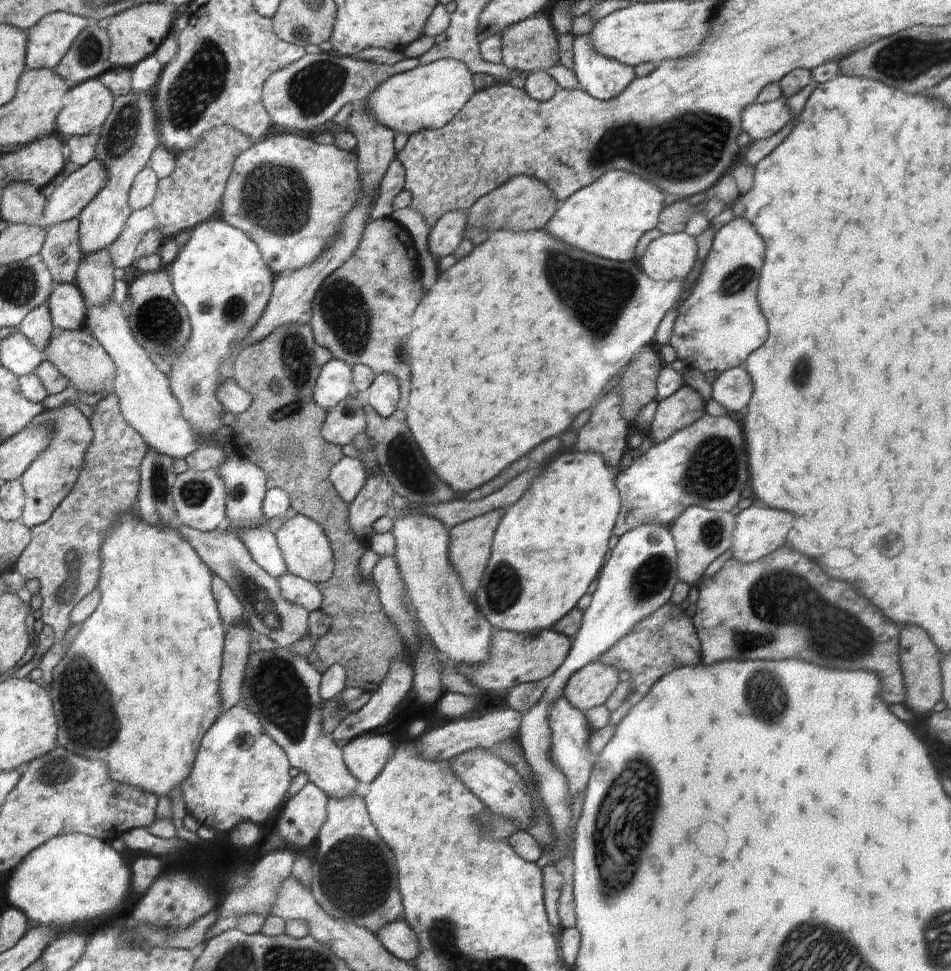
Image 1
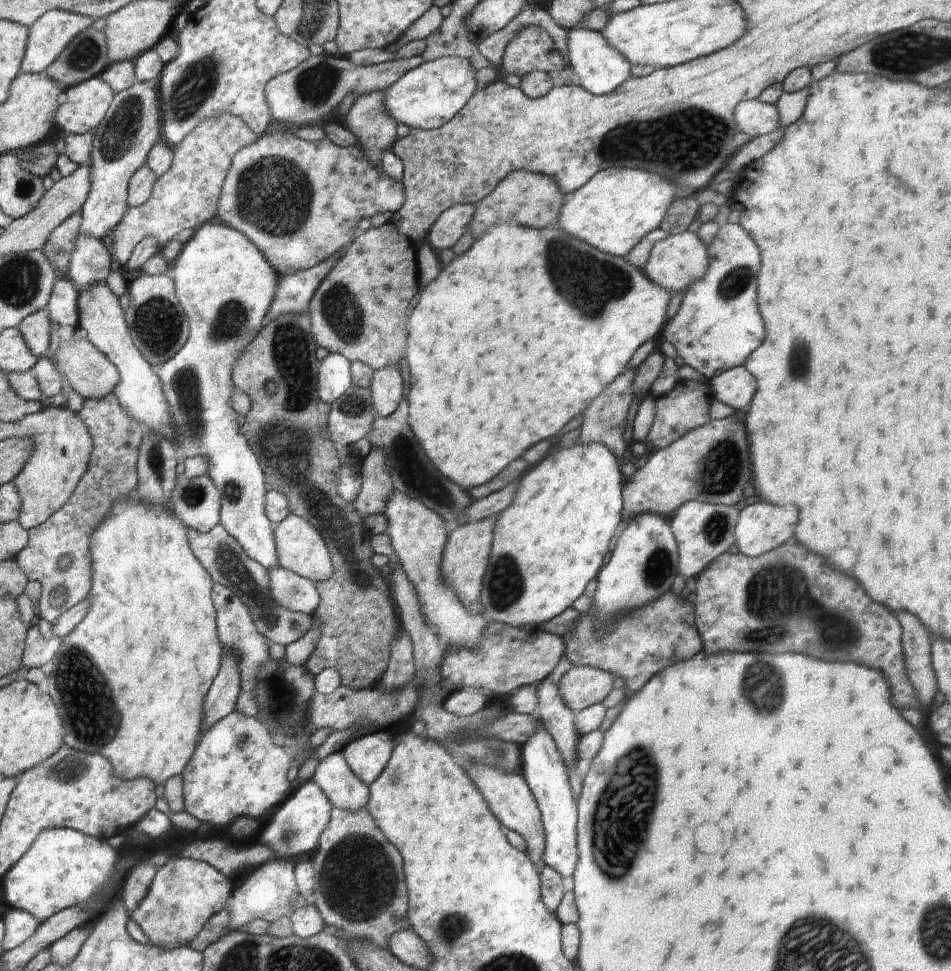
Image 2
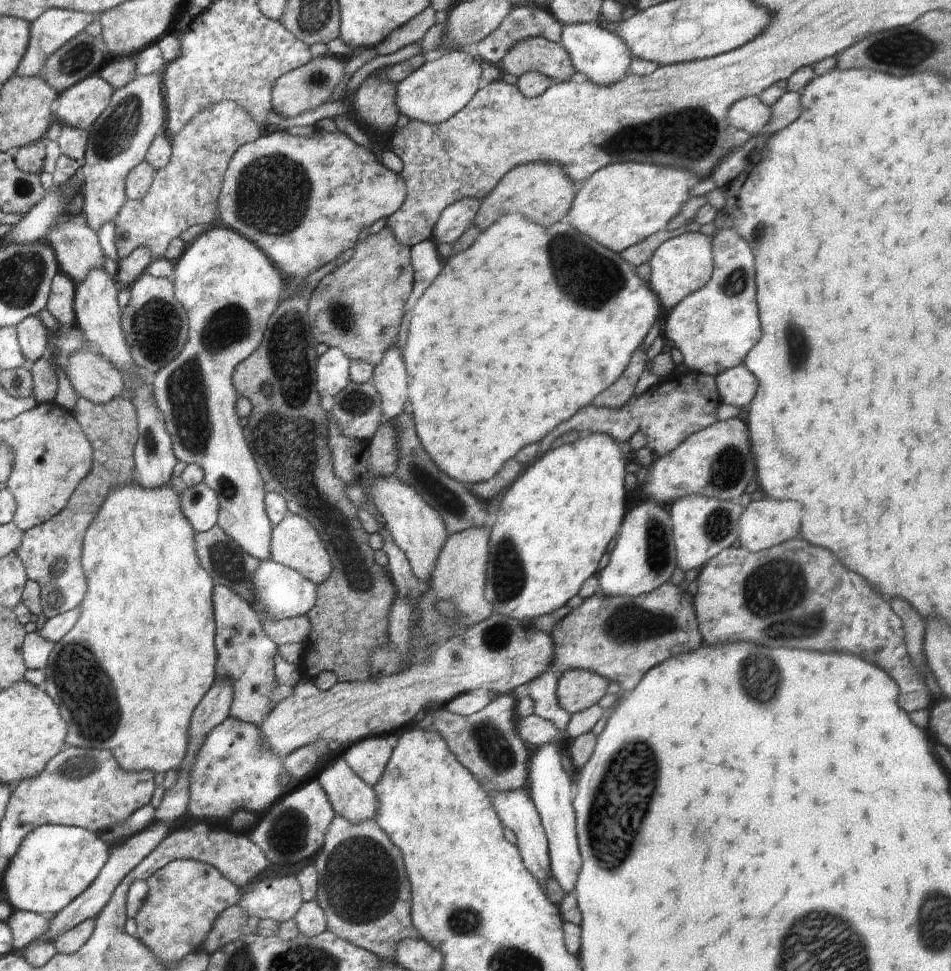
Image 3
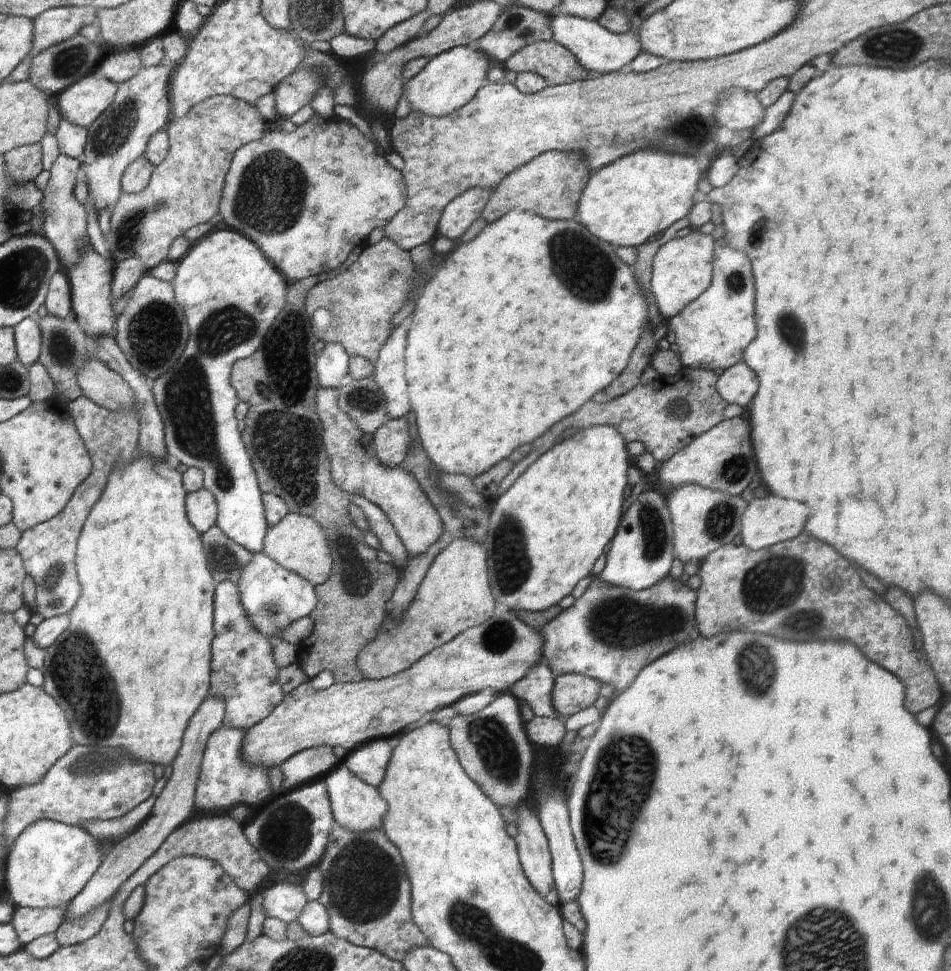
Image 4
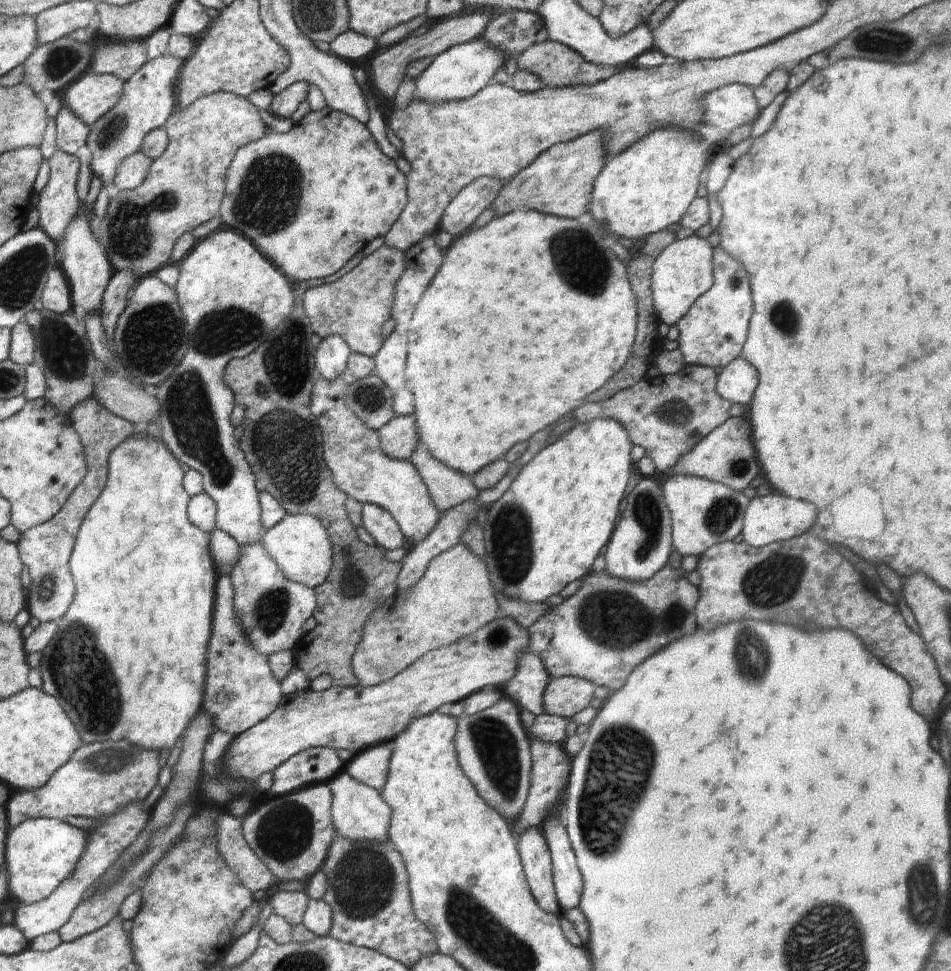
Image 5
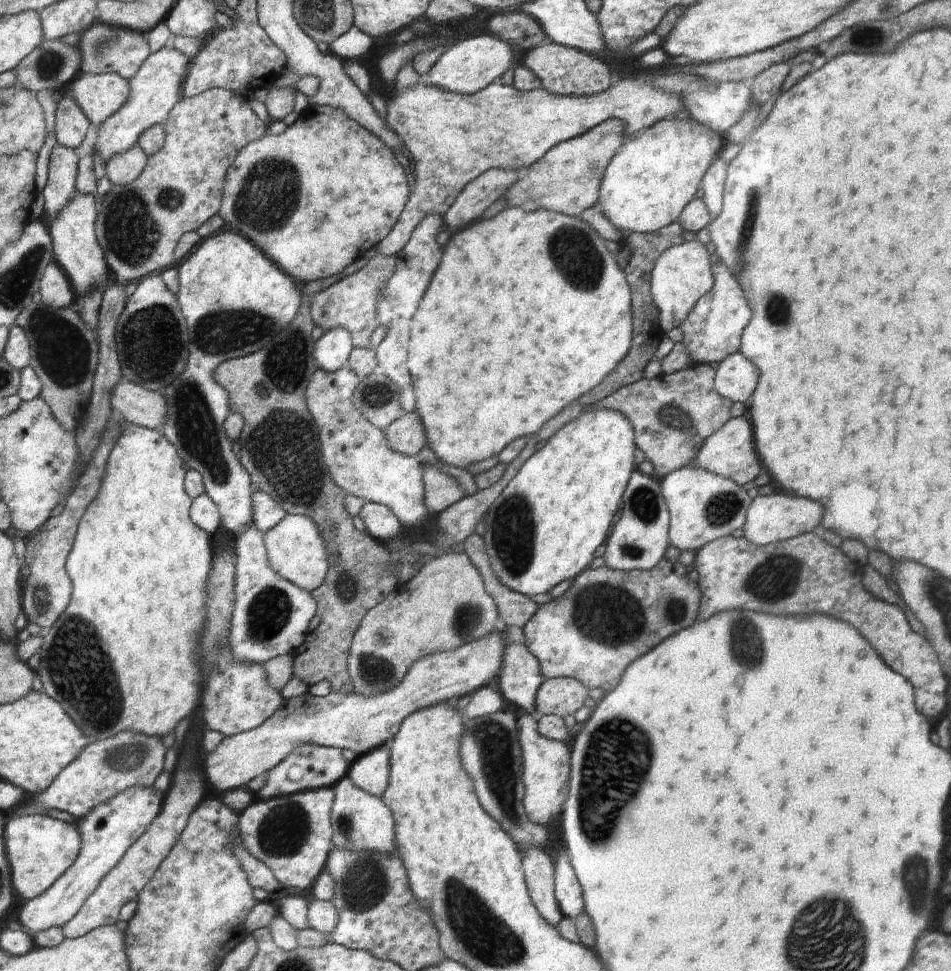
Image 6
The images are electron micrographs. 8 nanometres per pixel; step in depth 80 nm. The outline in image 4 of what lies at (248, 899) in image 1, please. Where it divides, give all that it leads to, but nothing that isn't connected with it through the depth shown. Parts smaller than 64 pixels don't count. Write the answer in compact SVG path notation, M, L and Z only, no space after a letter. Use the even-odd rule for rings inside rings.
M282 883L261 892L268 917L276 917L288 924L296 921L308 902L300 885Z

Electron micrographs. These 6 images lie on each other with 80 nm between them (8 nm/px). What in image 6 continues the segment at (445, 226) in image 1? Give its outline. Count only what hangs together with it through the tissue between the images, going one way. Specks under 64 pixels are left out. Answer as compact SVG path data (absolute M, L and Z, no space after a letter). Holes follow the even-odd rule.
M494 167L484 171L478 178L469 182L462 192L456 197L452 206L443 215L444 225L452 226L452 228L467 227L470 222L475 223L480 220L484 210L493 202L496 202L507 190L517 181L520 180L526 173L528 168L500 168Z

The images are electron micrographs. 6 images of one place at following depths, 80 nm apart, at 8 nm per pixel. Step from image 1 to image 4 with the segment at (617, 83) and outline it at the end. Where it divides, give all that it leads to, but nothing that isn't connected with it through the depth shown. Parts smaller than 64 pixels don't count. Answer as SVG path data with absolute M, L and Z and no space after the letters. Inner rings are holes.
M554 7L548 16L551 20L553 40L572 52L578 59L580 66L586 70L603 75L622 71L643 50L641 47L641 38L637 35L637 31L641 28L643 21L639 15L636 15L631 20L631 29L622 34L614 34L606 30L606 28L600 26L600 23L596 19L588 20L577 17L566 11L561 11L558 7Z

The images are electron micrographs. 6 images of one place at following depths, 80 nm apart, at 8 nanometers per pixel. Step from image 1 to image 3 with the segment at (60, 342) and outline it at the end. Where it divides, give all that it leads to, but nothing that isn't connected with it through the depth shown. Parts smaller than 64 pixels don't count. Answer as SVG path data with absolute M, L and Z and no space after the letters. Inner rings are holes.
M86 342L83 348L71 357L66 374L78 397L99 405L110 403L116 397L125 397L123 373L107 358L90 352Z

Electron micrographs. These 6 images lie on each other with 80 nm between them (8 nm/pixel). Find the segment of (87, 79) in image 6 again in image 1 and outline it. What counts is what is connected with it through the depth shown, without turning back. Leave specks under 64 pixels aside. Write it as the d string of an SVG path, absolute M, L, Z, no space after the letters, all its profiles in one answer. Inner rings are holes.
M100 79L72 86L68 102L58 114L60 134L68 139L100 128L111 114L112 102L115 100L111 90Z

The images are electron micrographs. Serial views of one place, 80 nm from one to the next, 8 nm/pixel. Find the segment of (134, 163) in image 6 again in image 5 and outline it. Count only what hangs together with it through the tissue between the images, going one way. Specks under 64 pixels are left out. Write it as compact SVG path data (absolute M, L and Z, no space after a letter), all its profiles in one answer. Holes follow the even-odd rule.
M141 150L127 156L116 171L112 184L113 191L134 190L146 178L152 161Z

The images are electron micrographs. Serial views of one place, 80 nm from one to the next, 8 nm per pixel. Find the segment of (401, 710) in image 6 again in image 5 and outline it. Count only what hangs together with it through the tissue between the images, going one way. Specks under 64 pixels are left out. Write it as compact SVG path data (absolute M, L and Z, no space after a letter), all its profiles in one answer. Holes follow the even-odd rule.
M499 615L474 634L424 653L399 675L376 686L362 687L358 684L350 688L332 685L322 692L313 691L308 687L284 696L274 712L231 740L225 759L226 776L233 781L250 783L256 781L264 772L274 771L279 764L286 762L297 752L310 747L328 747L335 751L346 748L359 753L368 747L394 740L417 716L430 714L442 704L454 704L482 688L502 686L512 678L517 656L520 651L527 649L528 641L529 634L526 629L520 628L514 619Z

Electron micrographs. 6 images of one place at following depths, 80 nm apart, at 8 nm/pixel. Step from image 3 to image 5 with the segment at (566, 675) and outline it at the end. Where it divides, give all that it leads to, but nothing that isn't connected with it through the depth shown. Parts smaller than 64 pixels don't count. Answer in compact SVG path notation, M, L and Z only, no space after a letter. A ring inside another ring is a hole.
M554 677L543 694L544 711L549 715L572 718L594 698L595 684L580 677Z

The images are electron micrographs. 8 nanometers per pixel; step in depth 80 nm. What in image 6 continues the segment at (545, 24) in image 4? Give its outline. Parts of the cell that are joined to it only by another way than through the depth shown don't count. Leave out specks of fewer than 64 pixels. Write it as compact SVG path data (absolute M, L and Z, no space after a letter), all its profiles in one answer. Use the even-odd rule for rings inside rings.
M520 12L499 13L487 18L488 30L499 39L519 46L524 53L547 41L539 22L529 14Z

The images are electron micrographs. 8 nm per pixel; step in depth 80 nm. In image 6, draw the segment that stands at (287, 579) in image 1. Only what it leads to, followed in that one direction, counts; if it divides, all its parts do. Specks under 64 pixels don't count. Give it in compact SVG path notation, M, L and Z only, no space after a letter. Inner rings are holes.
M255 525L234 536L235 607L229 628L229 647L234 662L263 665L270 659L288 655L302 645L309 634L310 620L317 614L311 593L281 577L268 562L266 534Z

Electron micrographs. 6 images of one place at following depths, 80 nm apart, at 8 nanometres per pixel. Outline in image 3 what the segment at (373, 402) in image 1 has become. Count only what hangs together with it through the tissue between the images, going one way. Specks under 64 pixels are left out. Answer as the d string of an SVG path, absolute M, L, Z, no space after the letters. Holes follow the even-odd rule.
M396 346L388 347L388 352L384 354L381 361L373 367L373 381L376 390L379 392L381 398L381 409L383 412L384 420L389 422L402 415L407 411L406 402L406 370L404 370L404 362L402 362L402 354Z

